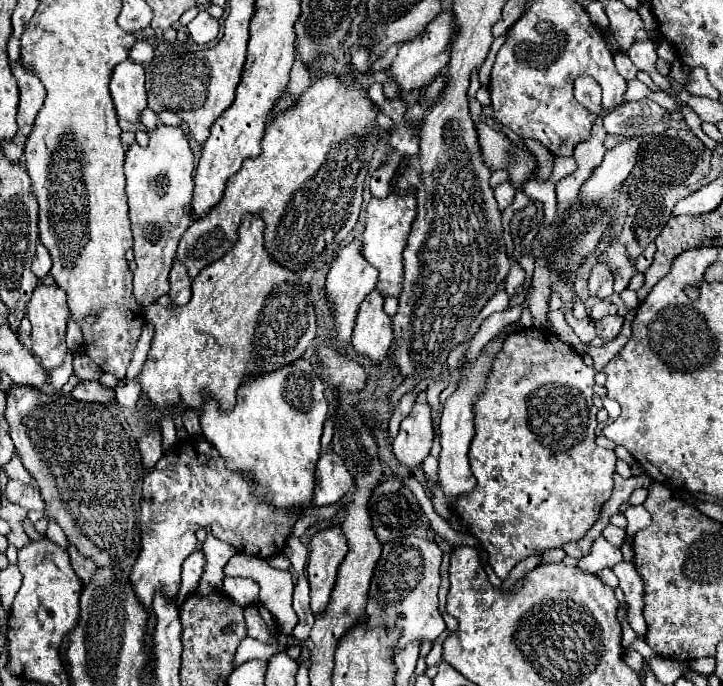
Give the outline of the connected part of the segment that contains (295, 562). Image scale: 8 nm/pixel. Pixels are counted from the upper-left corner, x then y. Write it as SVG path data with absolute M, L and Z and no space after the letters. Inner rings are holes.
M290 536L284 548L284 555L289 559L293 559L291 561L292 566L296 571L303 572L304 568L300 568L299 566L305 566L305 564L307 564L308 551L300 539L295 536Z

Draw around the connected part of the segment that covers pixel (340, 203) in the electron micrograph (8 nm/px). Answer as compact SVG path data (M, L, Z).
M325 75L323 79L319 79L315 85L311 85L301 97L299 97L299 103L293 107L293 109L287 109L283 113L279 113L265 129L265 135L263 135L263 141L261 141L261 149L263 153L255 159L247 159L241 167L239 173L235 173L233 177L229 177L227 181L227 191L225 191L225 197L221 199L221 203L217 207L213 207L205 217L197 219L191 223L191 227L187 229L187 233L181 237L181 243L179 243L179 249L177 249L177 259L183 261L189 269L189 277L193 279L201 269L205 269L207 265L211 265L213 261L221 259L225 253L231 251L231 247L235 247L237 239L239 239L239 225L241 225L241 219L245 213L253 213L253 215L259 215L265 223L265 251L269 253L269 257L283 265L285 269L291 269L295 273L311 267L311 269L321 269L325 263L333 261L335 257L335 251L339 249L341 241L347 237L347 233L355 227L357 223L357 217L359 217L359 207L361 207L361 195L363 195L363 181L365 181L365 175L367 175L367 165L371 163L371 157L373 157L373 151L375 151L375 143L377 143L377 125L375 125L375 115L377 115L377 109L373 107L373 101L367 97L365 89L361 85L357 85L353 79L349 79L347 85L343 85L335 75Z

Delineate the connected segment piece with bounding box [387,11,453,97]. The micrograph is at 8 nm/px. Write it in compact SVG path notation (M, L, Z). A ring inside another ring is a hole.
M445 11L435 21L431 21L427 25L425 33L421 37L417 37L417 41L409 41L399 49L395 61L387 69L389 79L399 89L399 97L403 97L405 93L423 91L435 81L435 77L441 73L441 69L449 61L449 43L451 43L451 37L453 37L451 31L453 31L453 17L451 17L451 11Z

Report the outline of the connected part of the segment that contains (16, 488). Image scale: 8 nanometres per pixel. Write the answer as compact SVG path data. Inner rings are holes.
M11 479L7 483L5 495L9 501L13 501L25 509L37 509L37 511L45 509L45 501L43 501L43 497L35 485L23 485L21 481Z

